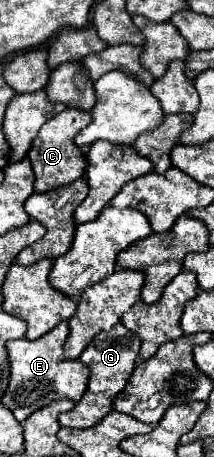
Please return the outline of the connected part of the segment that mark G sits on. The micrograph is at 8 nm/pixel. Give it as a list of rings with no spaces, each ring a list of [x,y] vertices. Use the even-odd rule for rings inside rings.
[[[116,324],[108,332],[100,332],[88,344],[88,348],[80,356],[80,362],[84,362],[92,372],[90,382],[88,382],[88,390],[82,396],[82,400],[78,400],[76,406],[70,412],[64,412],[64,414],[58,416],[60,426],[66,426],[66,428],[90,428],[90,426],[98,424],[112,410],[114,398],[124,390],[124,386],[126,386],[134,366],[136,366],[140,344],[142,344],[140,338],[136,334],[132,334],[122,324]]]

